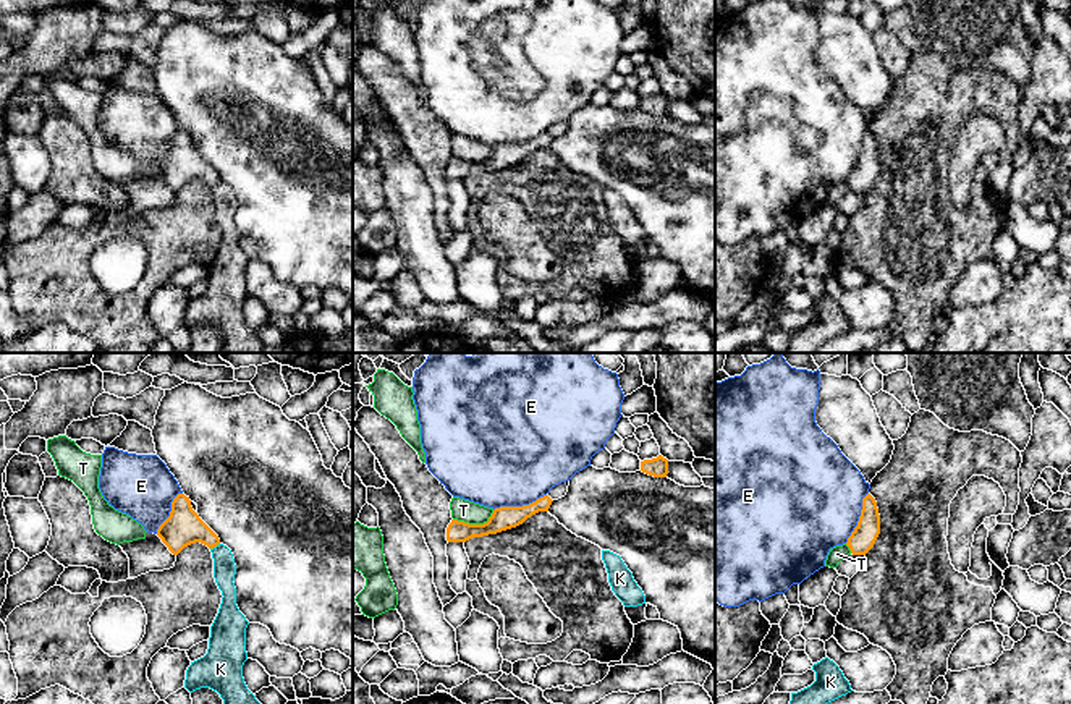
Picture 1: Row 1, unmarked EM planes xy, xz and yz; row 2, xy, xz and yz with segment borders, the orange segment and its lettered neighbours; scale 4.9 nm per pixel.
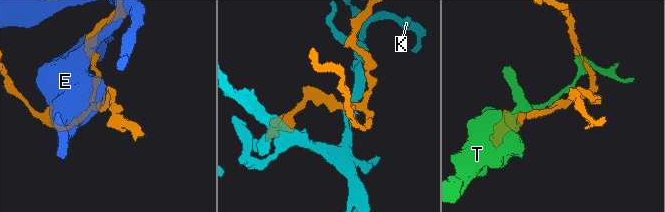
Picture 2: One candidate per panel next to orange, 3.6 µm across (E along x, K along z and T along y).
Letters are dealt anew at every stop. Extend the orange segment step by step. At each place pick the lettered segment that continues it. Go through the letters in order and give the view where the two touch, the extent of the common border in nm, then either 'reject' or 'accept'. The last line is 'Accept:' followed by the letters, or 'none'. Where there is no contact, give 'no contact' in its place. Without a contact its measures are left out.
E: meets orange in xz; contact 280 nm long; reject
K: meets orange in xy; contact 60 nm long; reject
T: meets orange in xz; contact 220 nm long; reject
Accept: none

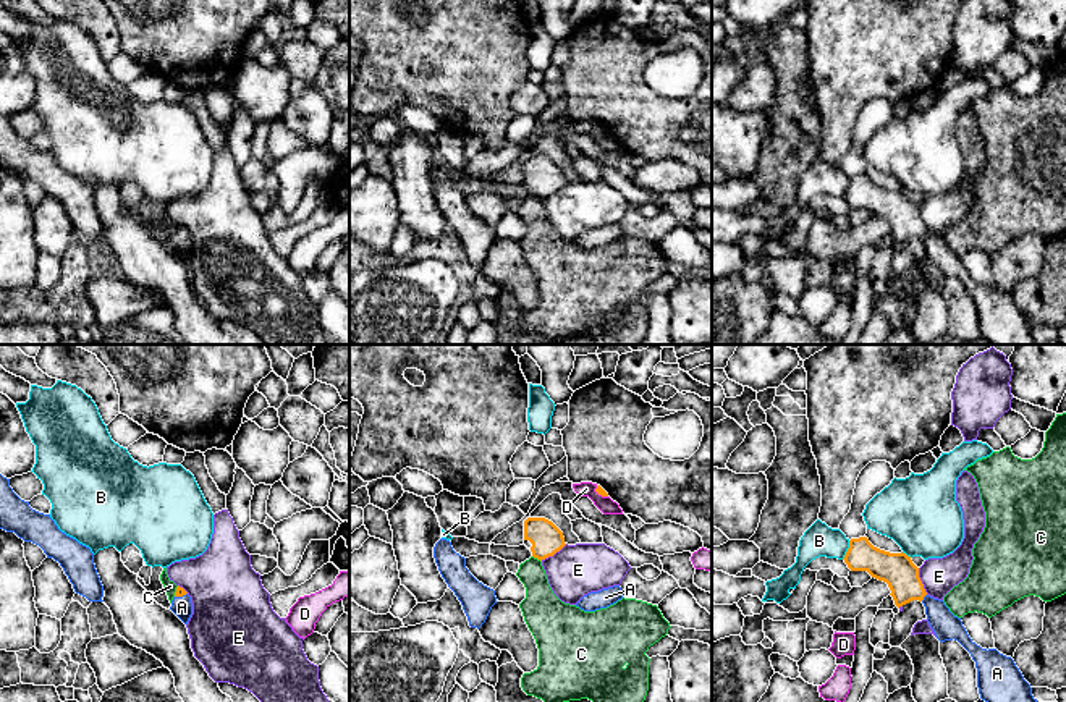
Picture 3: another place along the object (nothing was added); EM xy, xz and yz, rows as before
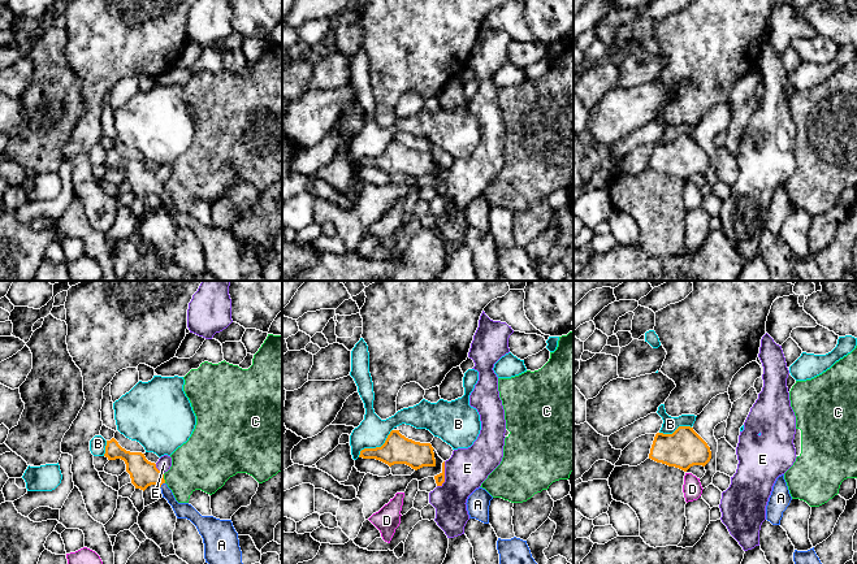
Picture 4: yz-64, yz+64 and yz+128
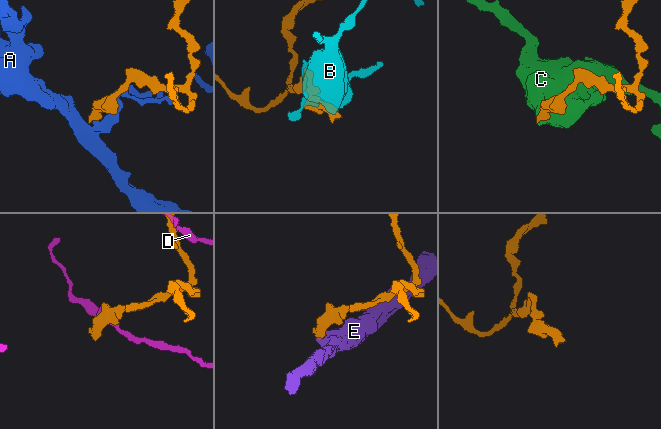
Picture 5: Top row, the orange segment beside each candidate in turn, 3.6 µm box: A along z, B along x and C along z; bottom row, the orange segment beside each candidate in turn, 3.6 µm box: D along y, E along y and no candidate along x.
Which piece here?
A: meets orange in yz; contact 50 nm long; accept
B: meets orange in yz; contact 100 nm long; reject
C: meets orange in xz; contact 60 nm long; reject
D: meets orange in xz; contact 90 nm long; reject
E: meets orange in yz; contact 140 nm long; reject
Accept: A

